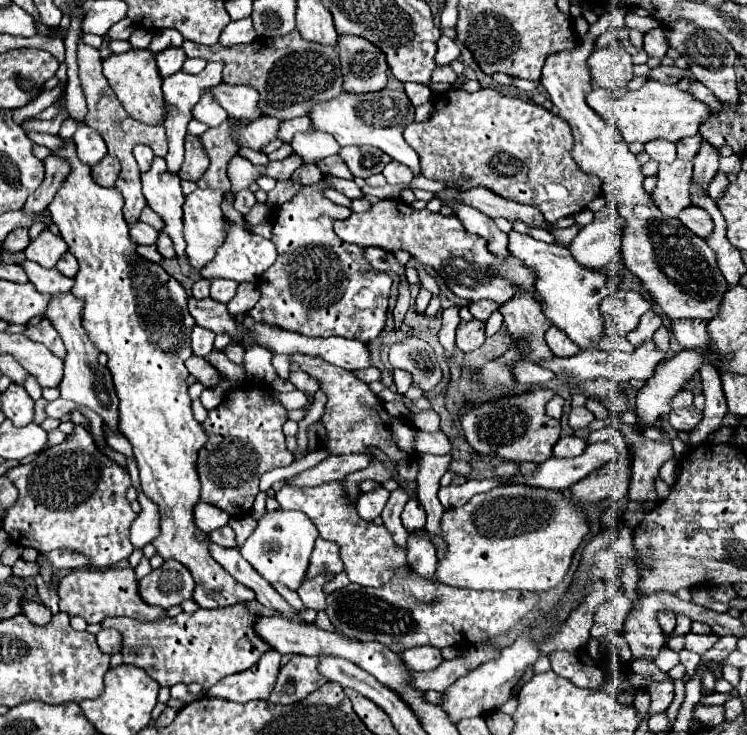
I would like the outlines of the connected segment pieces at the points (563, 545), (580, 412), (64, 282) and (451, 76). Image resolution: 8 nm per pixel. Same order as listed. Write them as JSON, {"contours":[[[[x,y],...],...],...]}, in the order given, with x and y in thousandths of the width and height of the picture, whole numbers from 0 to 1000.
{"contours":[[[[667,661],[656,669],[637,672],[616,694],[597,694],[592,702],[592,729],[597,732],[600,751],[586,765],[584,789],[600,797],[632,803],[707,803],[728,805],[747,797],[766,767],[766,756],[790,713],[784,697],[774,691],[752,667],[728,667],[712,661]]],[[[766,555],[760,574],[763,574],[766,585],[779,585],[779,582],[784,582],[793,571],[795,571],[795,563],[793,563],[787,555]]],[[[32,354],[27,359],[37,376],[37,381],[46,386],[46,392],[51,397],[59,397],[59,400],[78,400],[78,397],[86,397],[86,395],[94,395],[99,389],[99,381],[96,378],[88,378],[86,373],[80,373],[75,365],[56,365],[54,359],[48,356],[40,356],[40,354]]],[[[586,90],[578,101],[578,112],[592,112],[592,114],[608,114],[610,106],[613,103],[602,90]]]]}

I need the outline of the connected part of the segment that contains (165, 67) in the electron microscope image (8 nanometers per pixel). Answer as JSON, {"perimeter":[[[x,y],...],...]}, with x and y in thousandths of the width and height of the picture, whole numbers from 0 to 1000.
{"perimeter":[[[222,65],[209,73],[209,87],[212,87],[212,95],[220,106],[241,98],[246,82],[249,82],[249,73],[244,65]]]}

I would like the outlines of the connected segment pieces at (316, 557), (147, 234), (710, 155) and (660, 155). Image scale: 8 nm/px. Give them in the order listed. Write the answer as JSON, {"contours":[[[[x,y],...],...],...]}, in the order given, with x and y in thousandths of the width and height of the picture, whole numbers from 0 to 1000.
{"contours":[[[[423,735],[418,756],[415,756],[415,770],[410,778],[410,786],[420,786],[426,781],[455,781],[461,776],[458,762],[455,762],[455,748],[447,737],[434,737]]],[[[182,302],[174,307],[174,321],[182,332],[209,332],[212,327],[212,313],[193,302]]],[[[940,193],[934,210],[929,212],[929,248],[942,248],[942,256],[948,256],[961,234],[961,215],[964,210],[959,207],[959,201],[948,193]]],[[[889,190],[867,193],[862,204],[878,220],[902,220],[905,218],[905,196],[900,196],[900,193],[889,193]]]]}

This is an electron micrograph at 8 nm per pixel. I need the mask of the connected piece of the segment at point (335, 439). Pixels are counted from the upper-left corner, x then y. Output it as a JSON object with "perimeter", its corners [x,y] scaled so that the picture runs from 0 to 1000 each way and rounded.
{"perimeter":[[[396,482],[396,487],[388,490],[399,493],[407,506],[426,514],[431,520],[428,531],[434,531],[439,539],[436,561],[428,574],[439,585],[436,612],[442,618],[477,618],[477,615],[495,618],[490,610],[503,607],[522,620],[527,634],[535,626],[552,620],[552,590],[557,585],[546,580],[538,569],[522,566],[514,558],[514,550],[506,544],[506,539],[487,520],[482,520],[471,506],[442,498],[439,493],[428,493],[428,487],[402,487],[402,482]]]}

